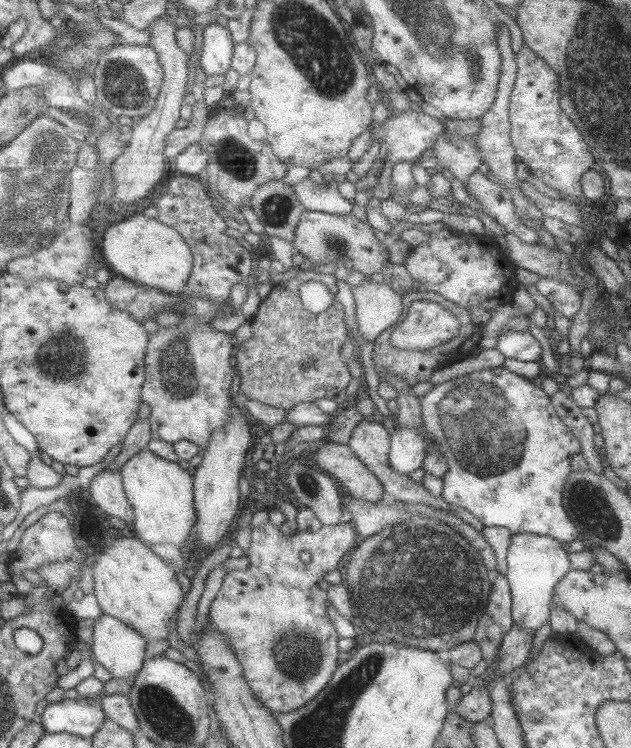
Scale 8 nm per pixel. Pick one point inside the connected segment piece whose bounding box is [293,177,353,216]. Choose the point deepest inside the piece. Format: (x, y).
(316, 197)

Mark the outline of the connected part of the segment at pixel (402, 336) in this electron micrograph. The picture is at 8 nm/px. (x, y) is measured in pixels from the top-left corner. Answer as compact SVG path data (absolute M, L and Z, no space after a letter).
M428 301L411 302L405 315L393 326L391 345L398 350L427 350L451 341L459 333L459 322L442 306Z

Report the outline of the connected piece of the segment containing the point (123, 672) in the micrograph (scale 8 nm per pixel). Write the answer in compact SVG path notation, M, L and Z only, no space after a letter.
M103 613L103 616L95 620L93 626L92 648L95 659L113 674L113 678L123 678L123 680L132 678L135 683L140 670L146 663L145 654L147 654L147 646L151 642L143 636L143 633L132 630L132 628L126 626L118 618Z

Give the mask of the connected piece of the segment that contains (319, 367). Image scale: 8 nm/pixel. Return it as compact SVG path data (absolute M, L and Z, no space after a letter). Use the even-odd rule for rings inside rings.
M302 270L296 277L289 281L280 282L275 285L269 298L261 304L257 317L250 322L252 336L247 341L242 342L235 352L234 359L237 363L237 371L241 377L239 388L240 397L246 400L259 400L275 408L291 410L299 402L314 402L325 398L329 390L333 388L344 390L351 384L353 376L347 368L347 364L341 358L341 348L345 346L347 340L352 339L347 330L347 312L343 312L342 291L337 287L337 278L331 278L330 273L321 274L319 272ZM310 281L330 283L335 285L335 296L333 307L327 312L313 314L304 308L300 289L303 284Z

